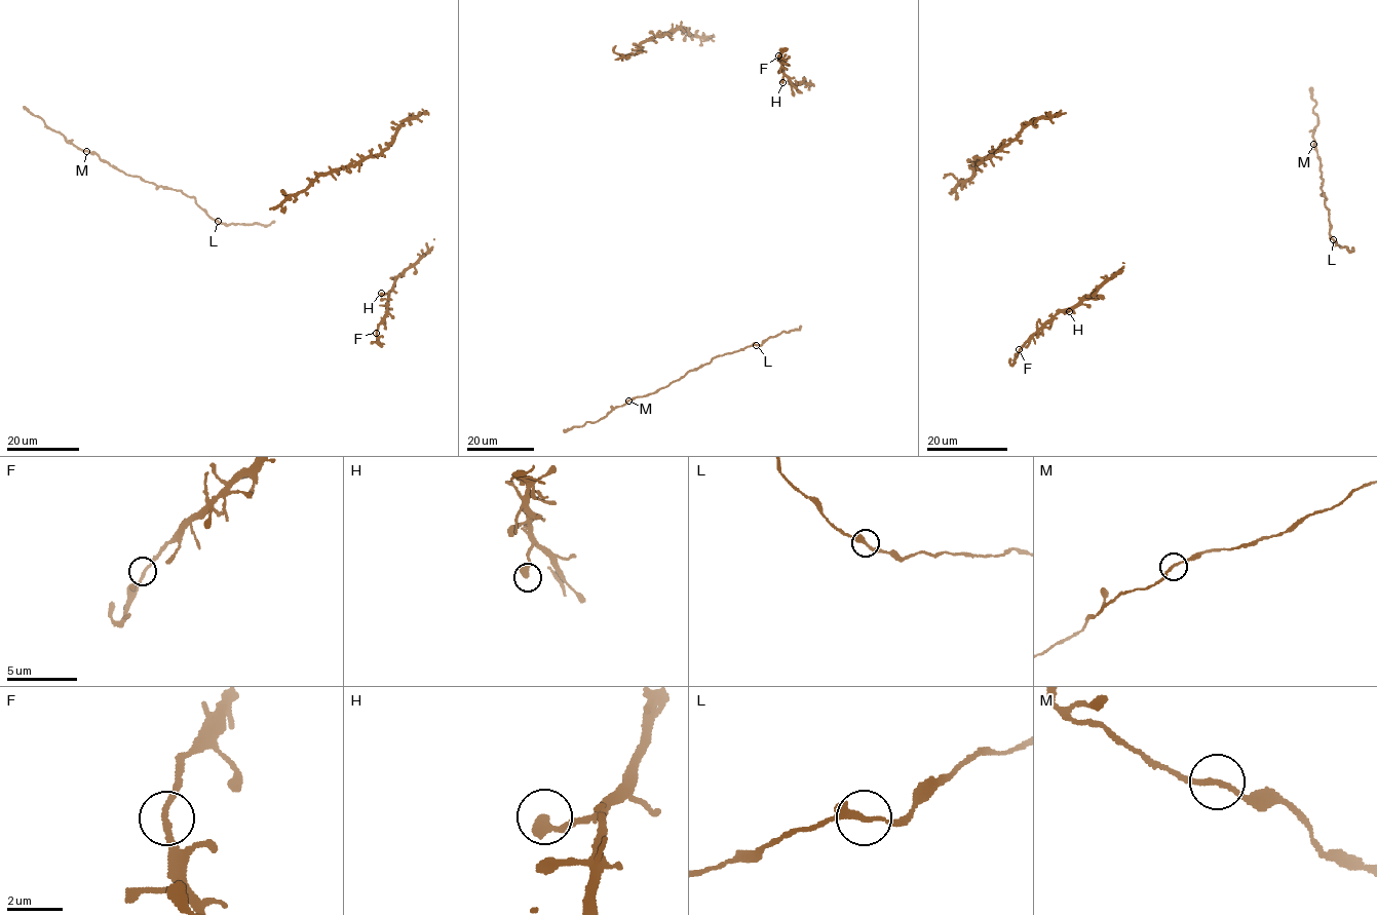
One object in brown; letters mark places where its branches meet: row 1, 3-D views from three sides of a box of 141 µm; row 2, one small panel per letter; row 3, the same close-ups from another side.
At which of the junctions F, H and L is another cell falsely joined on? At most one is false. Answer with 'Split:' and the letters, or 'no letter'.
Split: no letter

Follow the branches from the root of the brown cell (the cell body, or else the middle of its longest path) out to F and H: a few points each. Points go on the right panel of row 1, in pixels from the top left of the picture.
F: (1123, 266), (1089, 295), (1056, 315), (1019, 349)
H: (1123, 266), (1089, 295), (1063, 310), (1069, 311)

